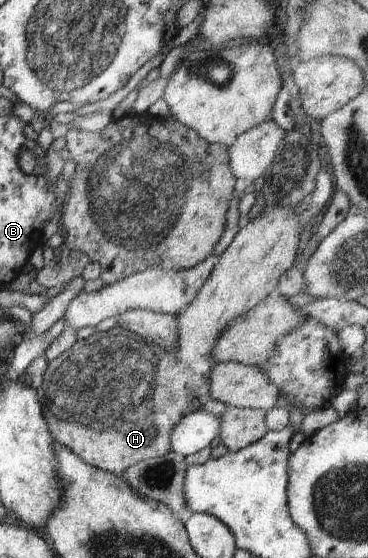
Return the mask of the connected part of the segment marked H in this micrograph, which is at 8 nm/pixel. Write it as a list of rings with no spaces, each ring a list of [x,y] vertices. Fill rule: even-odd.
[[[284,205],[264,207],[256,218],[241,228],[230,246],[219,256],[219,261],[188,310],[176,316],[179,330],[174,351],[165,351],[128,328],[117,326],[77,340],[66,352],[50,361],[44,372],[44,382],[36,391],[42,416],[53,439],[86,464],[116,476],[121,476],[140,461],[161,457],[170,451],[169,436],[174,425],[184,415],[203,409],[210,399],[209,374],[214,364],[211,350],[217,336],[235,316],[243,315],[264,302],[270,294],[276,293],[279,278],[294,266],[297,259],[300,233],[301,222],[299,215],[294,213],[294,206]]]

